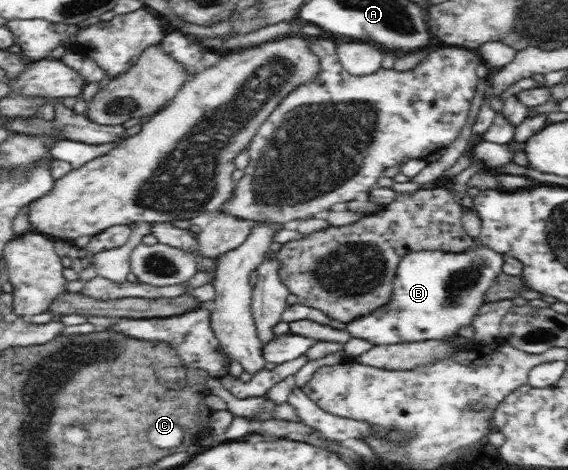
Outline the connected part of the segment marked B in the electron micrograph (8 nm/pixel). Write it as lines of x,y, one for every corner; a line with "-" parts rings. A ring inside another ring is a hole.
478,243
470,251
464,252
440,250
408,252
400,259
396,279
393,281
393,294
389,302
376,311
347,323
346,330
352,338
367,339
374,346
446,339
452,333
456,333
458,327
472,323
479,308
486,304
484,291
487,291
488,287
491,287
492,283
495,283
496,279
500,277
504,263
504,255

